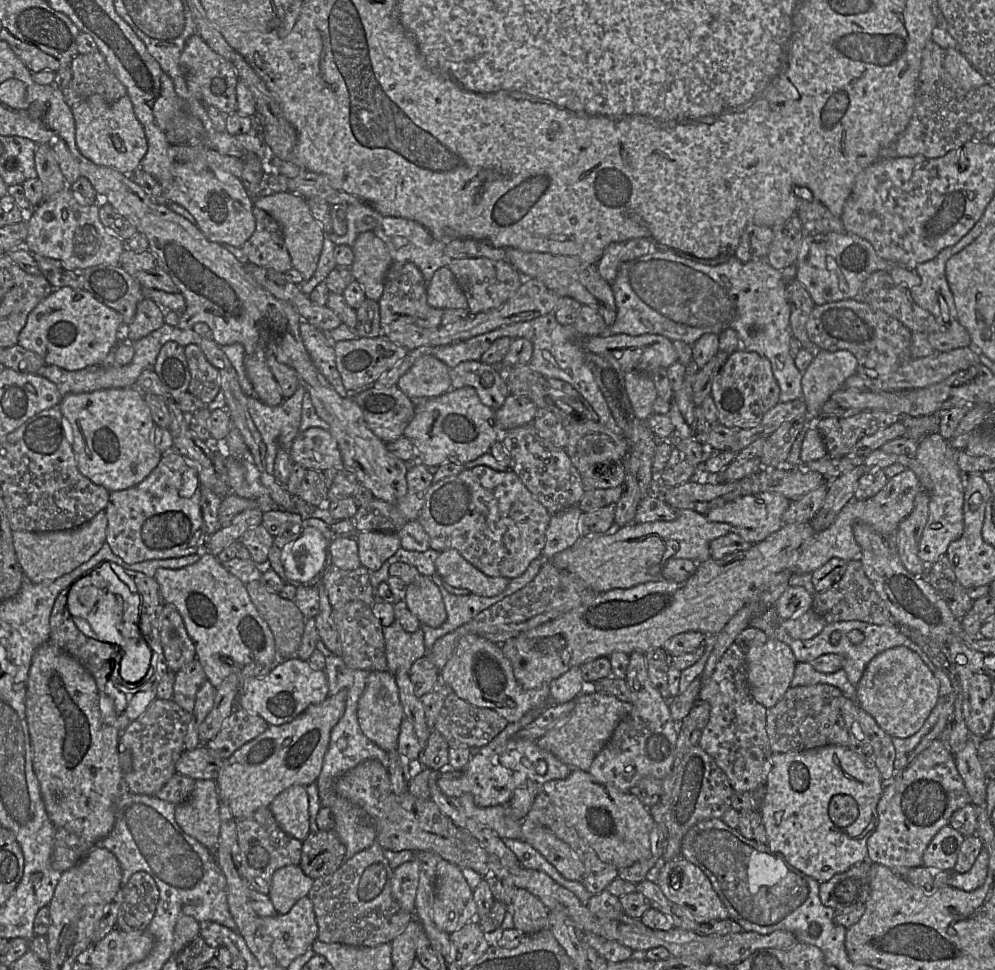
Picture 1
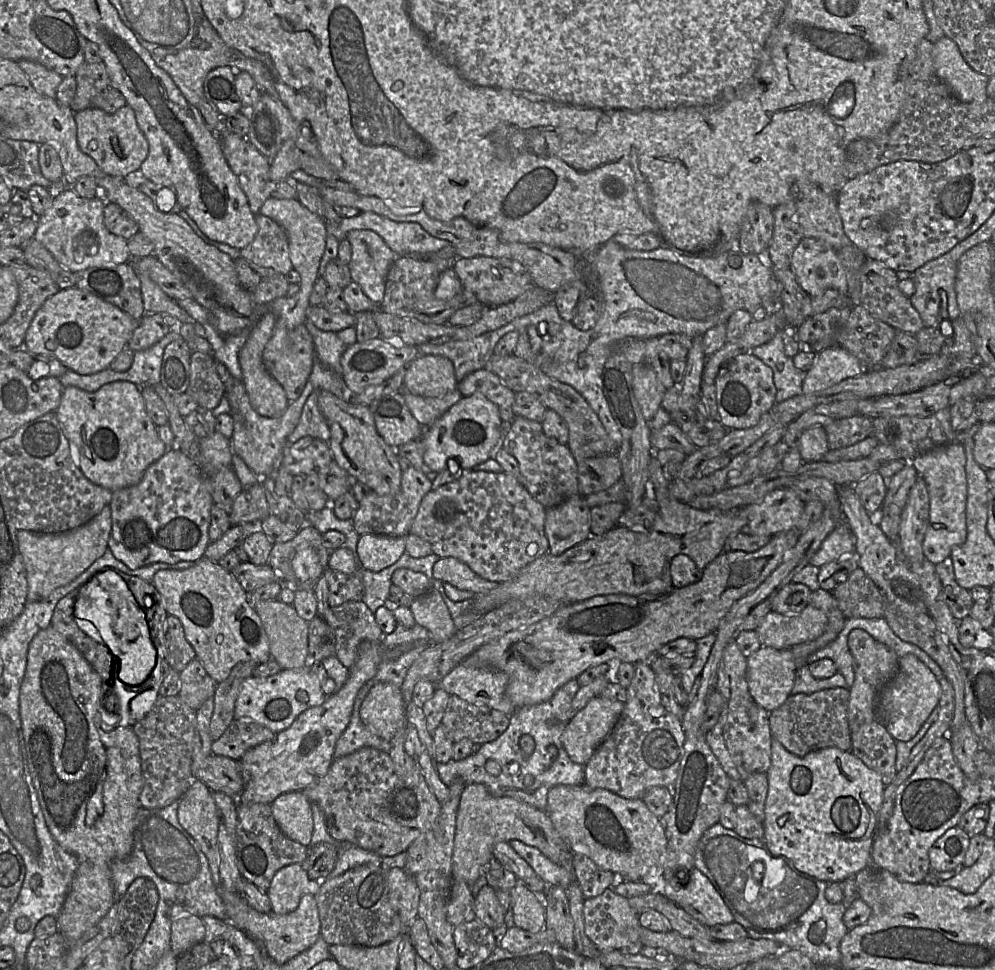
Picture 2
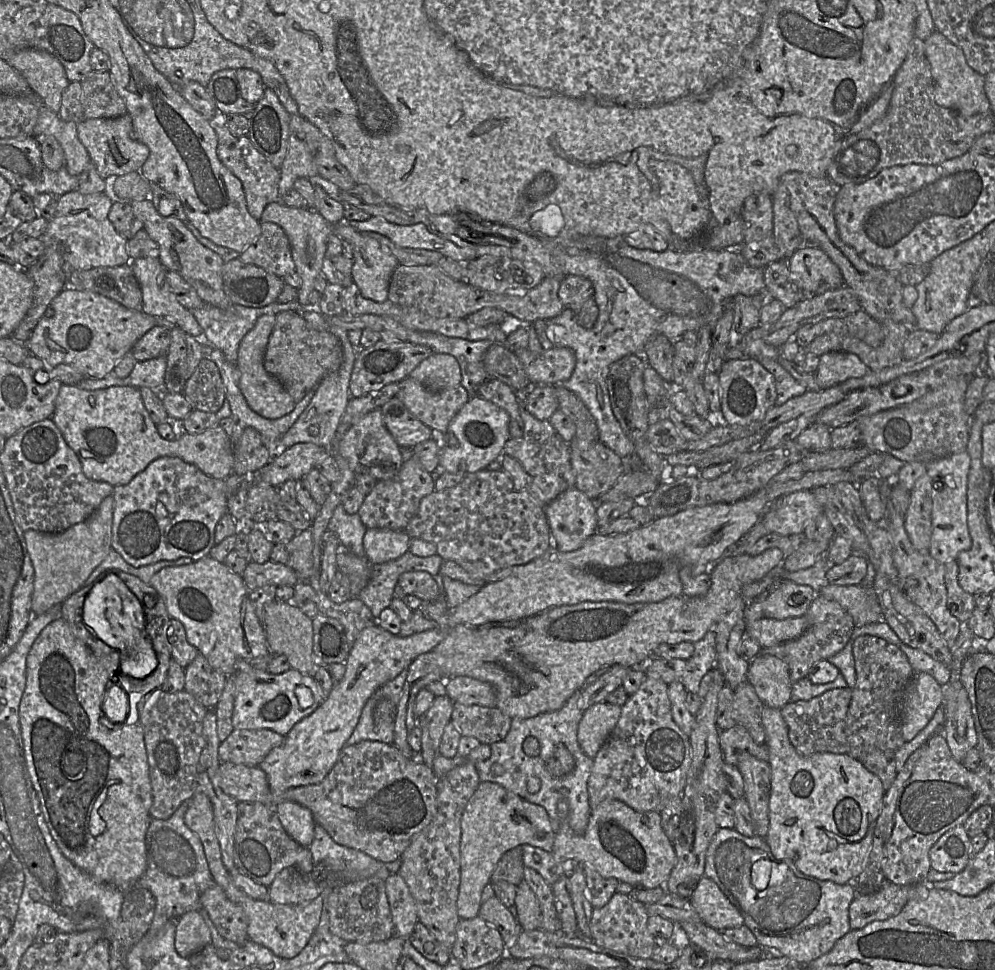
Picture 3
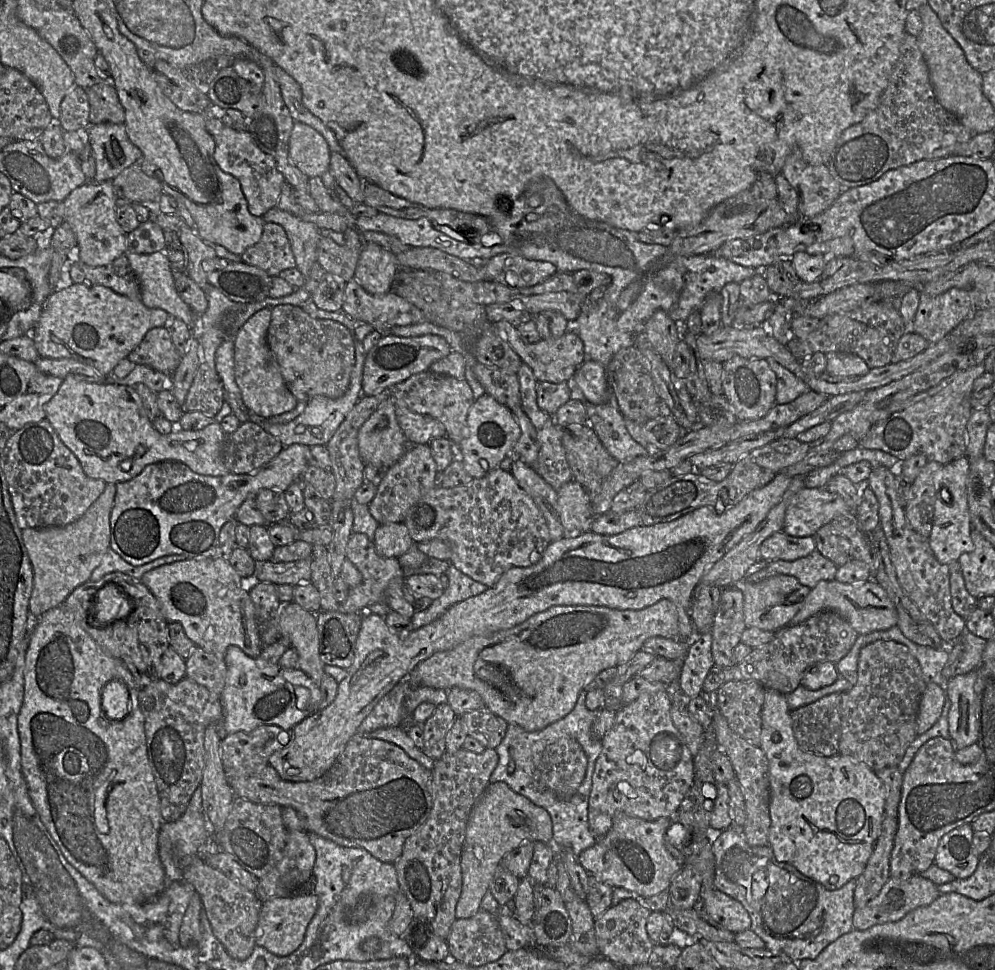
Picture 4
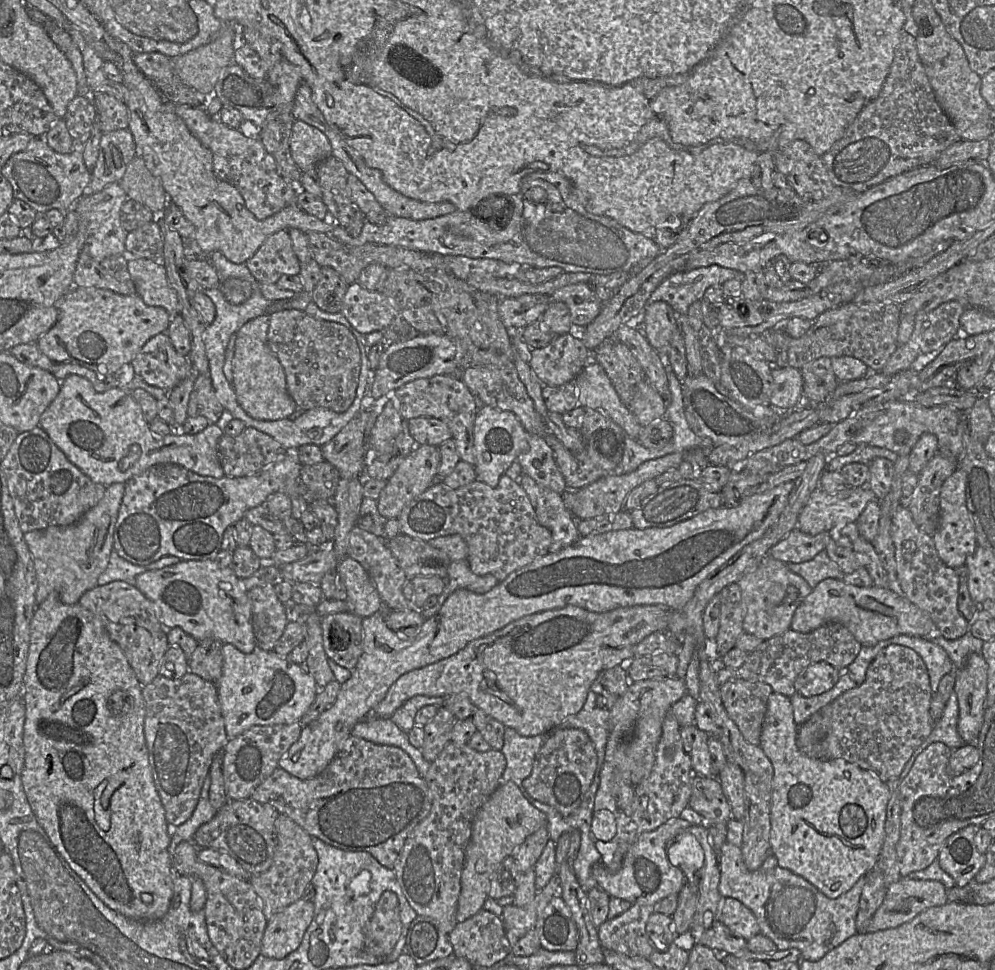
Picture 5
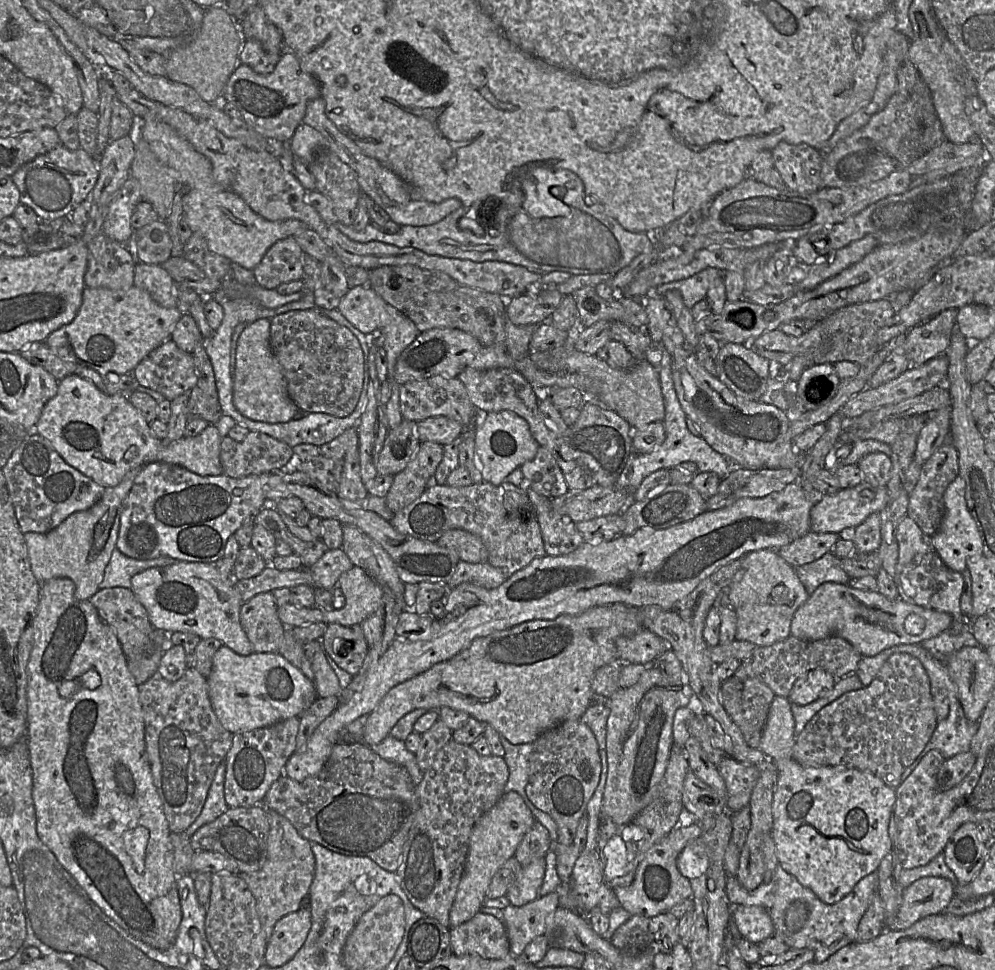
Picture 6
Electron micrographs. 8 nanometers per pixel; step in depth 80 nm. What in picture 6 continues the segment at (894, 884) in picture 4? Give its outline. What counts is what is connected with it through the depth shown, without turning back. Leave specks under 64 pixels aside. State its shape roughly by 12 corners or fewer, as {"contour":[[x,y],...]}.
{"contour":[[927,876],[902,893],[883,931],[909,928],[941,913],[955,895],[953,883]]}

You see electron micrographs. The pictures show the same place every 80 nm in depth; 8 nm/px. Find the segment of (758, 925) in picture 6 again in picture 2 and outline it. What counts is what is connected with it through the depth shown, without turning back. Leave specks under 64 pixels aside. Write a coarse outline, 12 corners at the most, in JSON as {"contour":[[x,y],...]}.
{"contour":[[696,867],[664,879],[663,894],[707,927],[733,923],[710,879]]}

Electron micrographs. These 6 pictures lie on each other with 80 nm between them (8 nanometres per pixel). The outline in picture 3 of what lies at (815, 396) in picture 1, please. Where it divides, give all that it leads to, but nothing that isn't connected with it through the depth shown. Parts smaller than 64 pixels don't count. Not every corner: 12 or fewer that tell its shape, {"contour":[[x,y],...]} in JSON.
{"contour":[[832,351],[819,356],[814,373],[820,389],[869,368],[854,353]]}

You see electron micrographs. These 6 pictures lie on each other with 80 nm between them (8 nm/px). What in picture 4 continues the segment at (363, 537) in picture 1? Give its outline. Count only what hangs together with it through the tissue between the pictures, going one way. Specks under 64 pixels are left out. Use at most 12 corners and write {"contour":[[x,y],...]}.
{"contour":[[404,523],[380,524],[376,552],[398,558],[414,543]]}

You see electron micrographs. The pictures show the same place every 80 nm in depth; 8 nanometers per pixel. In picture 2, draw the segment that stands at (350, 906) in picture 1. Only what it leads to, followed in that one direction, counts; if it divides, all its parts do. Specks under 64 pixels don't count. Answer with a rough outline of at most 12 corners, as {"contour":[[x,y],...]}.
{"contour":[[363,864],[314,895],[329,945],[376,947],[407,932],[388,870]]}

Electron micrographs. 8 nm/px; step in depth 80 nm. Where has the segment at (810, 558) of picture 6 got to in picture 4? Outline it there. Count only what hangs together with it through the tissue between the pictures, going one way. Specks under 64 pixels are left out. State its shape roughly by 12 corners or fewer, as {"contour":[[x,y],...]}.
{"contour":[[781,531],[762,542],[763,562],[793,561],[809,555],[813,536]]}

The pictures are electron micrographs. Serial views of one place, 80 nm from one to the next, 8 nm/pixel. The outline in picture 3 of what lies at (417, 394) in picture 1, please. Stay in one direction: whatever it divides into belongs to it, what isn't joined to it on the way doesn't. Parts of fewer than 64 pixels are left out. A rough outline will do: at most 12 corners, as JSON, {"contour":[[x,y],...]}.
{"contour":[[434,353],[409,375],[433,392],[461,385],[450,354]]}

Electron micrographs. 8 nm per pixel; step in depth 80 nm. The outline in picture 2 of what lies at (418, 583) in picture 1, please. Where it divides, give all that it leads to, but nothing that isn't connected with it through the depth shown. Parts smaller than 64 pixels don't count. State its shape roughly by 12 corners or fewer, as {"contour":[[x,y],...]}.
{"contour":[[433,586],[411,598],[416,623],[433,643],[457,631],[447,605]]}

